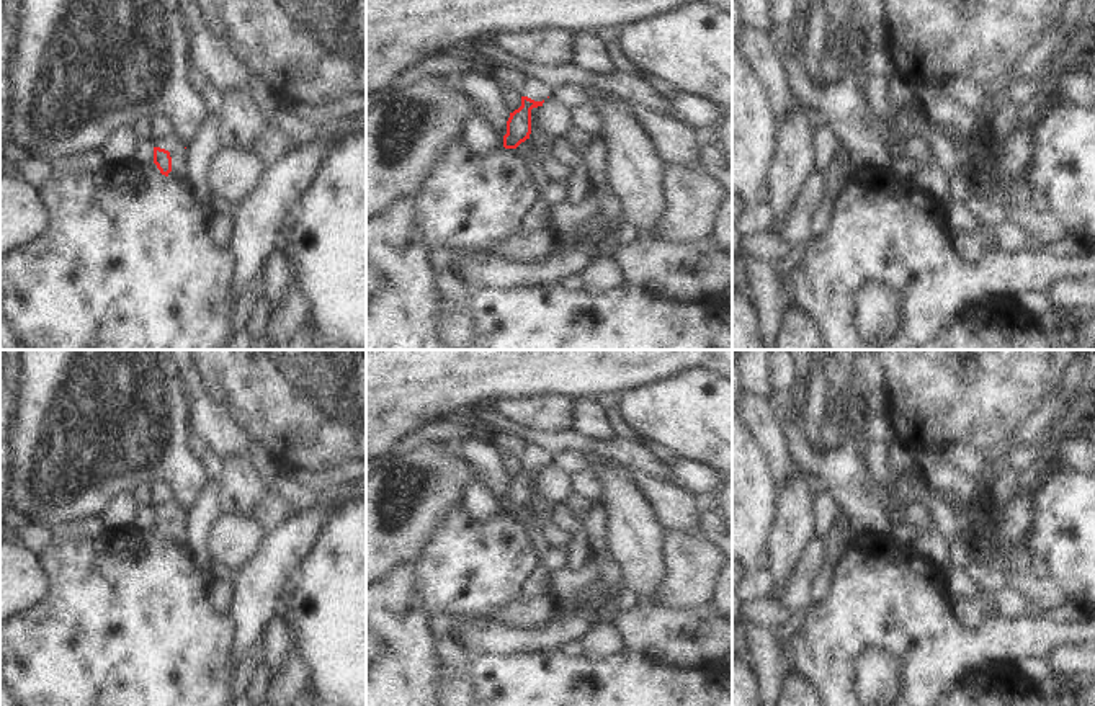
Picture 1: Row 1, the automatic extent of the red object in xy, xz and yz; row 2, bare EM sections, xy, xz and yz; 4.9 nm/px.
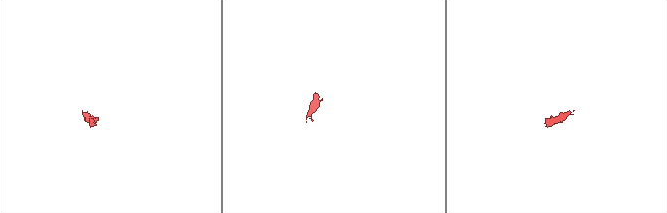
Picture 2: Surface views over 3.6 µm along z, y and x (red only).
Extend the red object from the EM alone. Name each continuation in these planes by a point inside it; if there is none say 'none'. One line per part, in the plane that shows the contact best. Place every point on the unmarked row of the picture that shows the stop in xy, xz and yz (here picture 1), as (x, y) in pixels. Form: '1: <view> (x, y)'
1: xy (170, 509).

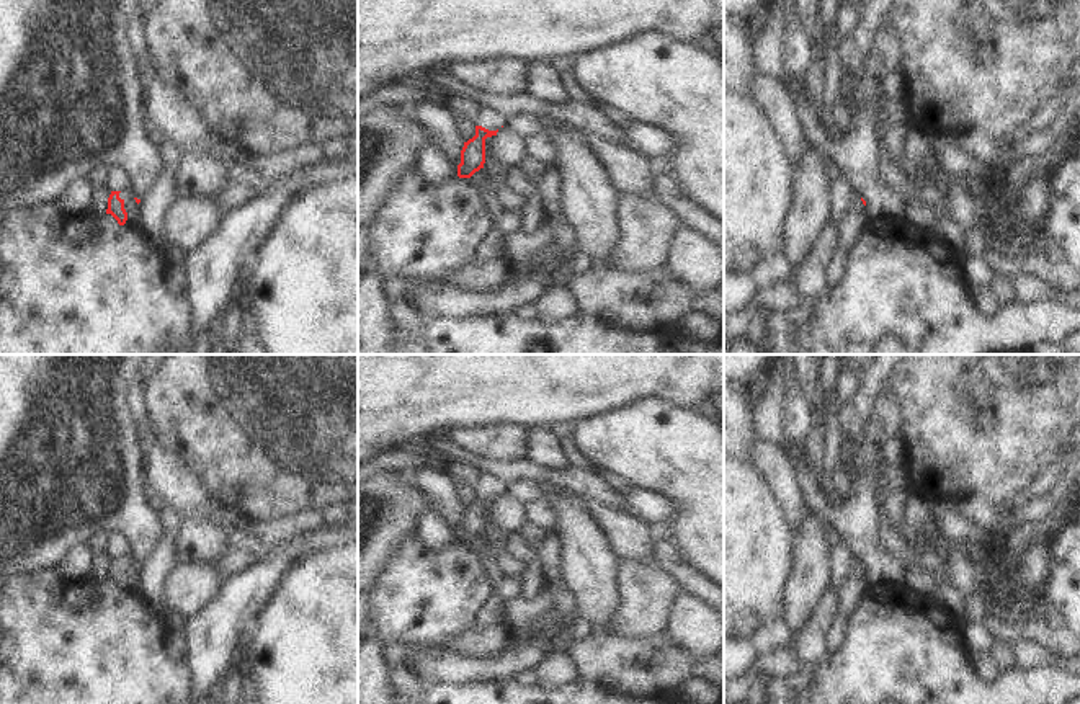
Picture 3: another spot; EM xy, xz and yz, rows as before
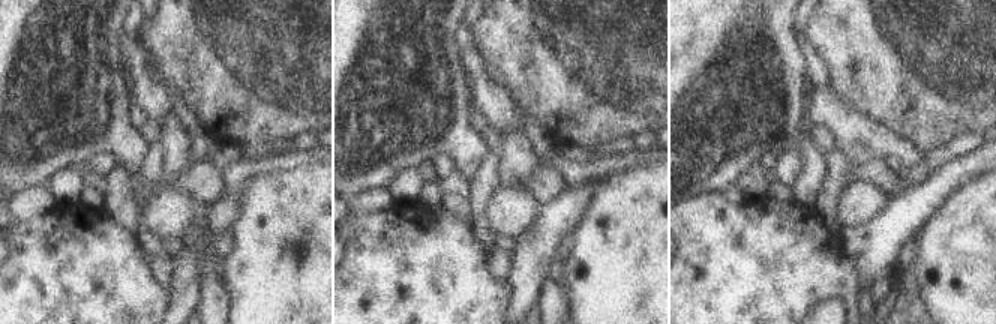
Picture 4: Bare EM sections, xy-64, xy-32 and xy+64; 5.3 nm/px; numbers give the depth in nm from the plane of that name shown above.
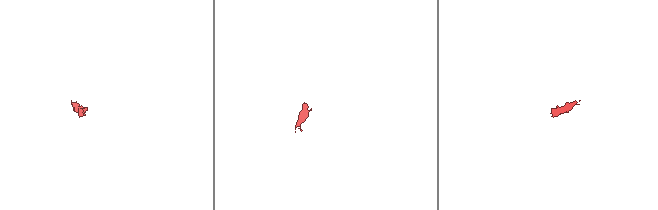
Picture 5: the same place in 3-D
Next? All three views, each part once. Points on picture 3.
1: xy (129, 569).

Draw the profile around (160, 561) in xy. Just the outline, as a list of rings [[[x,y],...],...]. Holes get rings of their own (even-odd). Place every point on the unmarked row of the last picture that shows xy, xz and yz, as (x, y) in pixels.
[[[160,532],[157,544],[154,546],[149,557],[141,565],[139,575],[139,593],[147,604],[149,614],[162,622],[165,627],[173,627],[163,616],[163,598],[162,588],[163,580],[176,565],[175,552],[173,552],[173,539],[167,534]]]

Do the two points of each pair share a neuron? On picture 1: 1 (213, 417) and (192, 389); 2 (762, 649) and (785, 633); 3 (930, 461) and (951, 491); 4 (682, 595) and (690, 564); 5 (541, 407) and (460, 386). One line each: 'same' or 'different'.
1: same
2: different
3: same
4: same
5: different

